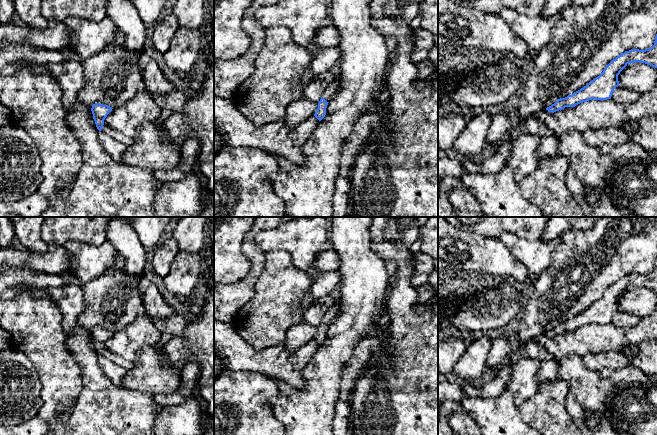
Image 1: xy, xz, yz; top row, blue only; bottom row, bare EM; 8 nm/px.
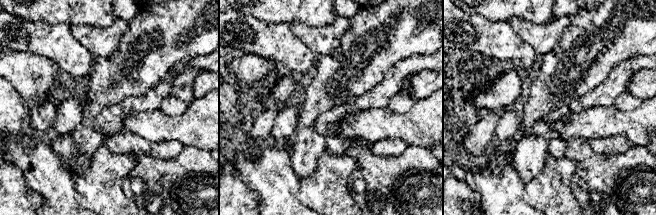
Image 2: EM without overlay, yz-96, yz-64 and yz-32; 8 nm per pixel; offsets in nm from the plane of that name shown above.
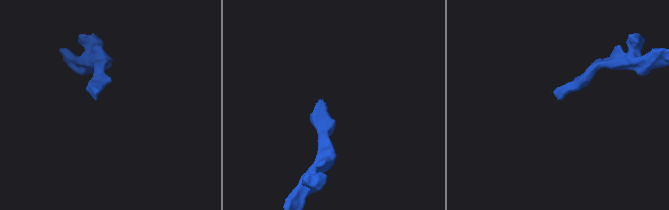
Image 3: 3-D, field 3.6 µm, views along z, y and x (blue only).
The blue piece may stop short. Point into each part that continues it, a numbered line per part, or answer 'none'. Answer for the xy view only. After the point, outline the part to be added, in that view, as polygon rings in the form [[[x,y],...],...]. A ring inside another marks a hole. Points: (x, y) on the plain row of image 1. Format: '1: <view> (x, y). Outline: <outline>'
1: xy (124, 363). Outline: [[[105,346],[101,355],[108,358],[112,362],[114,362],[116,365],[124,368],[126,371],[131,370],[133,367],[133,361],[121,358],[120,356],[109,351]]]

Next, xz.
1: xz (330, 315). Outline: [[[335,293],[335,303],[332,307],[328,309],[328,311],[322,317],[322,322],[324,322],[327,326],[330,326],[332,322],[336,319],[336,315],[342,309],[342,303],[339,296]]]

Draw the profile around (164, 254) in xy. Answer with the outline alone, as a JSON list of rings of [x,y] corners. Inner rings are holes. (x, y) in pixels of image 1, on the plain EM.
[[[170,236],[153,250],[152,264],[154,271],[161,277],[165,277],[179,253],[176,240]]]

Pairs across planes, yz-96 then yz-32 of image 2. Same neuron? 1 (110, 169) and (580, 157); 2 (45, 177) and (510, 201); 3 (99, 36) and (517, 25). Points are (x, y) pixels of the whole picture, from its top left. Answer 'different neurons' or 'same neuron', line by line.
1: different neurons
2: same neuron
3: same neuron

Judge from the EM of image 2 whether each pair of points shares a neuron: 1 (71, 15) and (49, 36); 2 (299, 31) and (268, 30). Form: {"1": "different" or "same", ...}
{"1": "different", "2": "different"}

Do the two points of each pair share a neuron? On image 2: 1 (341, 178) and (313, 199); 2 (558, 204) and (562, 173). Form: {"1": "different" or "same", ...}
{"1": "same", "2": "same"}

